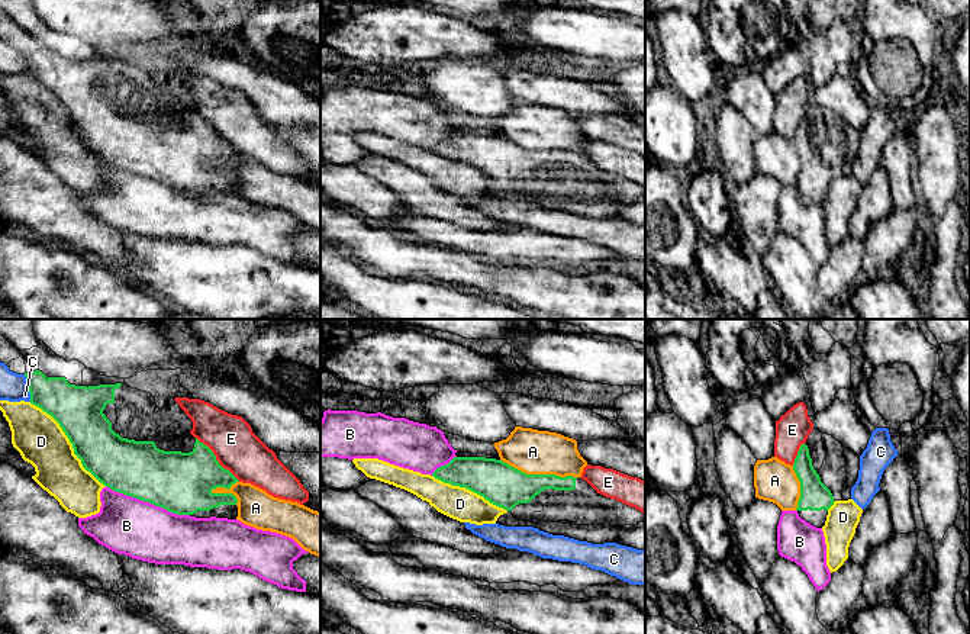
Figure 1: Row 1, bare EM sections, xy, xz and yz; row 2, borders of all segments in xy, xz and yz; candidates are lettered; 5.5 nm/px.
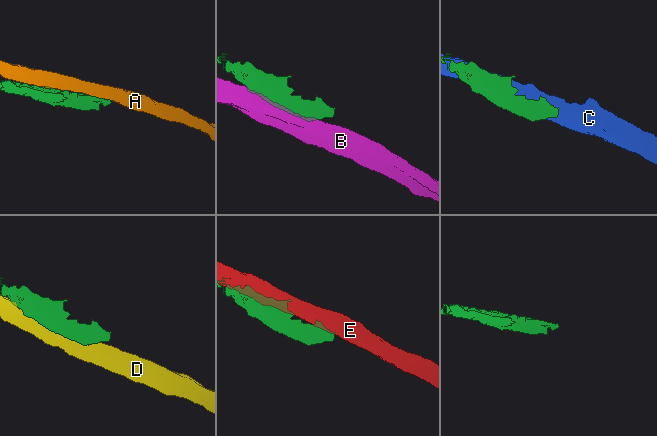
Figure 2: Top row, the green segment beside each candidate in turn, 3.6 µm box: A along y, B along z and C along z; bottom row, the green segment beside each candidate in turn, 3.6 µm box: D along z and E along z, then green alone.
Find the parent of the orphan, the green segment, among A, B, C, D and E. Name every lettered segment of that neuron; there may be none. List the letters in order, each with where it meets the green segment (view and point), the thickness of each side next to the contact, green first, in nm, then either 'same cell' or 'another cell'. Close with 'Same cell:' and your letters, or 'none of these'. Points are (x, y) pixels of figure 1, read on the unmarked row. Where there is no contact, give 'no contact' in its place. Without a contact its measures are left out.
A: contact xz (538, 150); calibres 240 and 240 nm; another cell
B: contact xy (148, 176); calibres 340 and 320 nm; another cell
C: contact xy (28, 61); calibres 220 and 160 nm; another cell
D: contact xy (70, 116); calibres 280 and 280 nm; another cell
E: contact xy (216, 135); calibres 340 and 260 nm; another cell
Same cell: none of these

